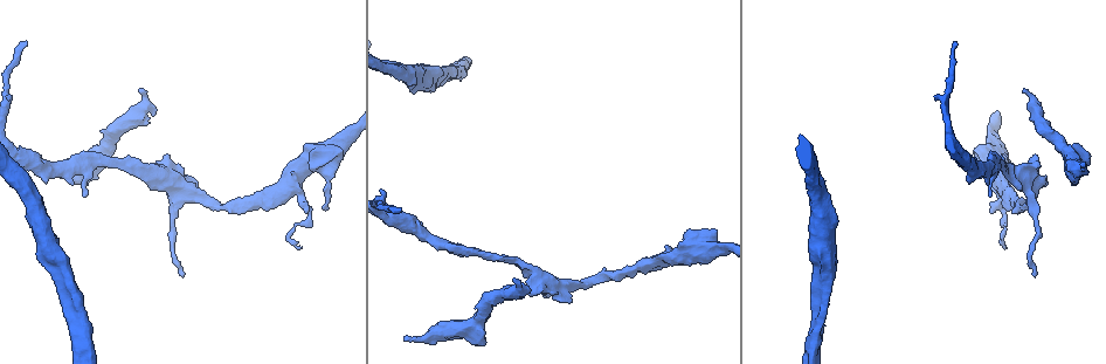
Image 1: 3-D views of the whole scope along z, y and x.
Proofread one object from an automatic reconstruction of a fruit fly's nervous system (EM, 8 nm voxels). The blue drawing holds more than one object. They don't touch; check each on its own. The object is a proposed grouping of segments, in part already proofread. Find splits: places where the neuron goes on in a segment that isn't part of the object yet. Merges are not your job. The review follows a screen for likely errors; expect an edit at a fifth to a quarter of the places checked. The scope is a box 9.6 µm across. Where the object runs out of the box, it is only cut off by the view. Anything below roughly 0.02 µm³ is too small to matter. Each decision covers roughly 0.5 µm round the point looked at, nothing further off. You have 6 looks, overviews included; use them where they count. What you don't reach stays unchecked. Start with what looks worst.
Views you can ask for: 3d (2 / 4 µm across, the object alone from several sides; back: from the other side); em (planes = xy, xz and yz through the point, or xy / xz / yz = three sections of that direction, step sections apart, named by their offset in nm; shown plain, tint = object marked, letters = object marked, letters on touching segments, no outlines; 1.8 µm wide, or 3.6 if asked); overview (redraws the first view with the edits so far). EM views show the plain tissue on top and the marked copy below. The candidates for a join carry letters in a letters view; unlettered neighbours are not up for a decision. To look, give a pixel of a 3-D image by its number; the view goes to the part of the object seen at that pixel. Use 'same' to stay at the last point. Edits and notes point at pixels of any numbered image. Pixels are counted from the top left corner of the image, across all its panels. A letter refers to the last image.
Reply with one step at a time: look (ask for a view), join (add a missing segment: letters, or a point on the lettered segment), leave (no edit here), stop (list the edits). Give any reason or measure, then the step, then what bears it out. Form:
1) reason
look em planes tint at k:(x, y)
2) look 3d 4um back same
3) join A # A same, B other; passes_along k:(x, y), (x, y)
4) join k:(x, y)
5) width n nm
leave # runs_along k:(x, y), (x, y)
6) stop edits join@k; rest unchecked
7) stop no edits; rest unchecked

thick turns thin
look em planes letters at 1:(1032, 109)

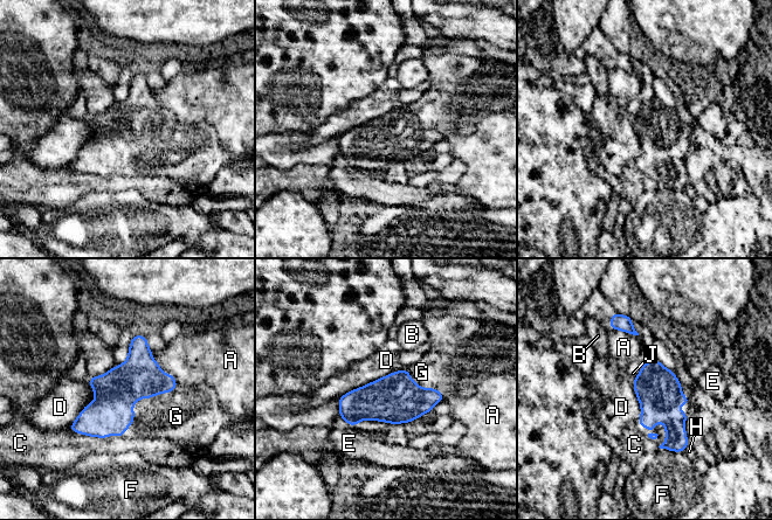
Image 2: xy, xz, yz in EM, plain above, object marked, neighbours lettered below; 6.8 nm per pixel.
join G # A other, B other, C other, D other, E other, F other, G same, H other, J other; passes_along 2:(139, 376), (163, 392), (176, 416); the neuron continues

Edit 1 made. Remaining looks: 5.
look overview

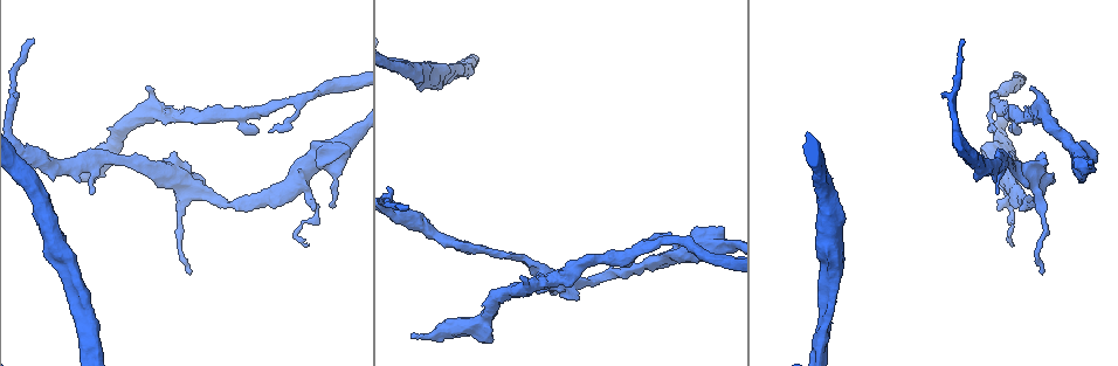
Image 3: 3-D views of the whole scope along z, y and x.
look 3d 4um at 3:(1091, 163)

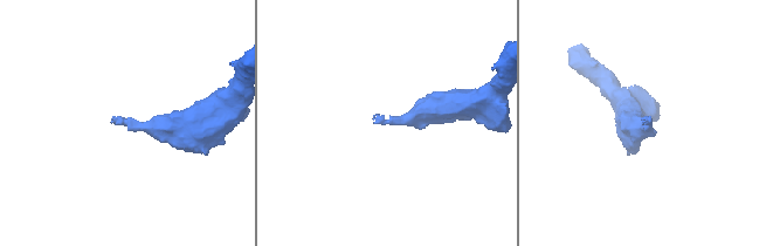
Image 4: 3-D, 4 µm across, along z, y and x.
need the tissue
look em planes letters at 4:(645, 119)

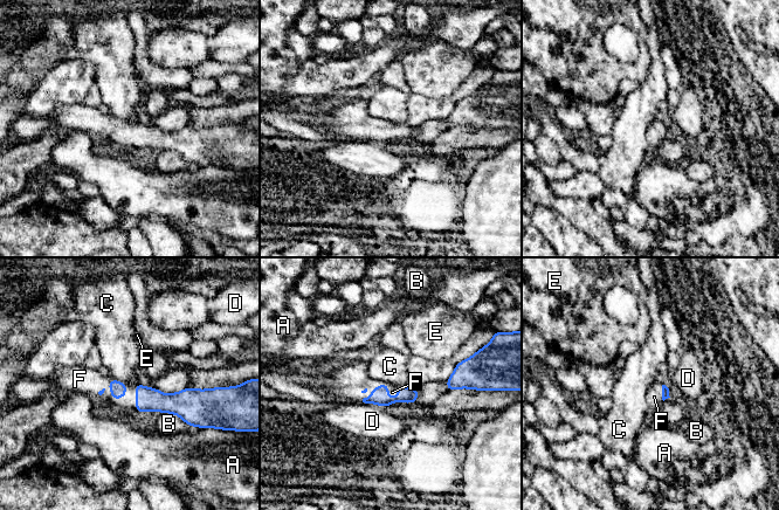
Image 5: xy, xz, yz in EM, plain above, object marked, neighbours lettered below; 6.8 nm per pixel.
join F # A other, B other, C other, D other, E other, F same; it goes on there

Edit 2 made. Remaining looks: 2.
an open end
look em planes letters at 3:(567, 299)

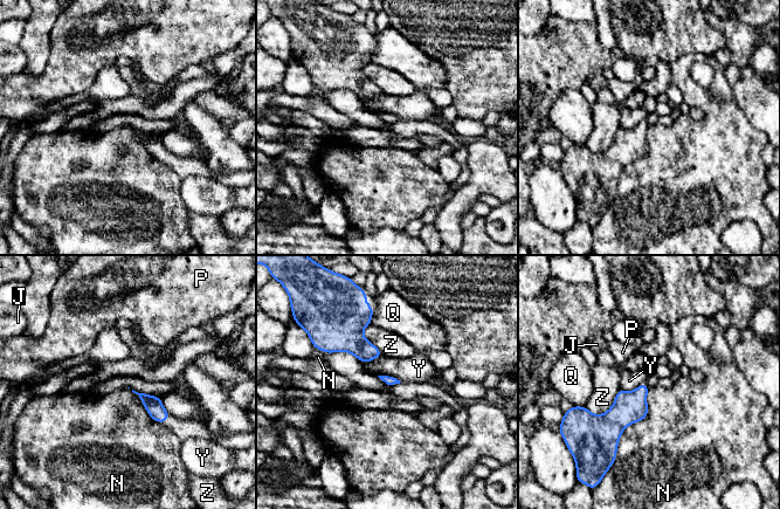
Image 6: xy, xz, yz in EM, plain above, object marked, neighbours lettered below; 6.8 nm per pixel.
leave # J other, N other, P other, Q other, Y other, Z other; border 6:(649, 387), (614, 460); no lettered segment goes on from it

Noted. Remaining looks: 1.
stop edits join@2, join@5; rest unchecked

